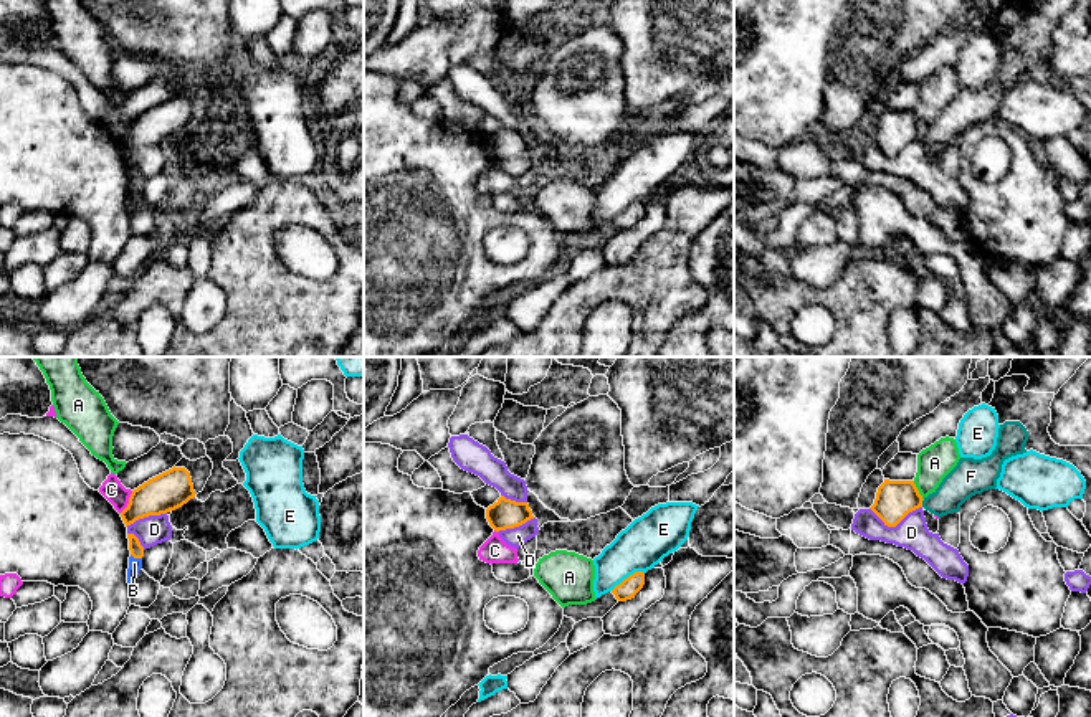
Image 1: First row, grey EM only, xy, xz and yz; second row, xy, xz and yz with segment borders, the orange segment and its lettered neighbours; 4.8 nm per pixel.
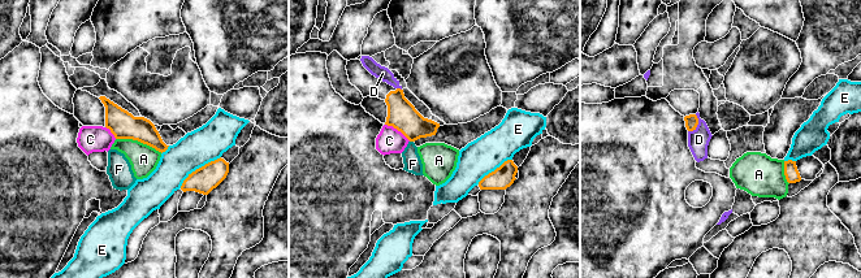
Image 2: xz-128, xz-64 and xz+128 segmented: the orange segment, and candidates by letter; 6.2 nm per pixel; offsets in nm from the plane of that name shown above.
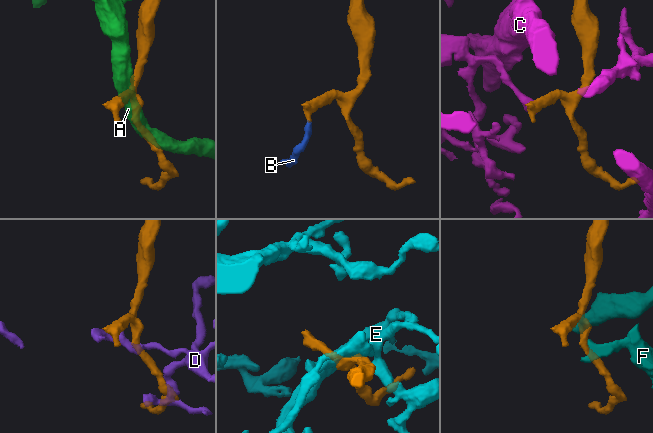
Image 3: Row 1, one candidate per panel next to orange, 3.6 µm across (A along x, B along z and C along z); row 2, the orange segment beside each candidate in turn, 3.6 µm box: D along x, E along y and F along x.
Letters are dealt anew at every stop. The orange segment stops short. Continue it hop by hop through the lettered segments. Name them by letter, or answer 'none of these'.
B

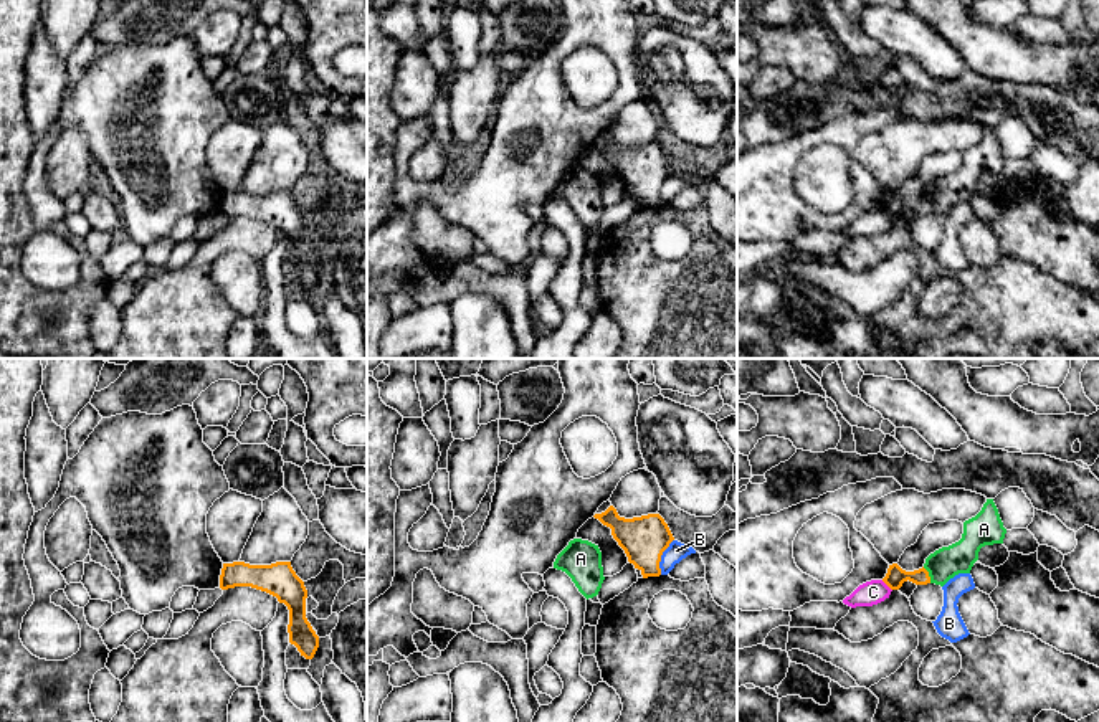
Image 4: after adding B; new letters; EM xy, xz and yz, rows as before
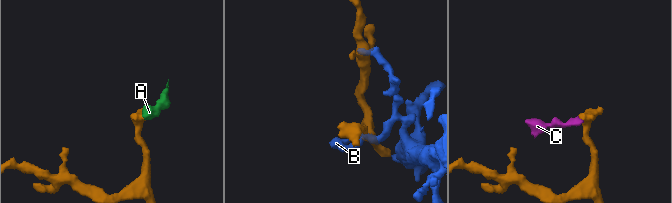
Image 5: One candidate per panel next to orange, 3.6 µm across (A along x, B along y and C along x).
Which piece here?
A, C

